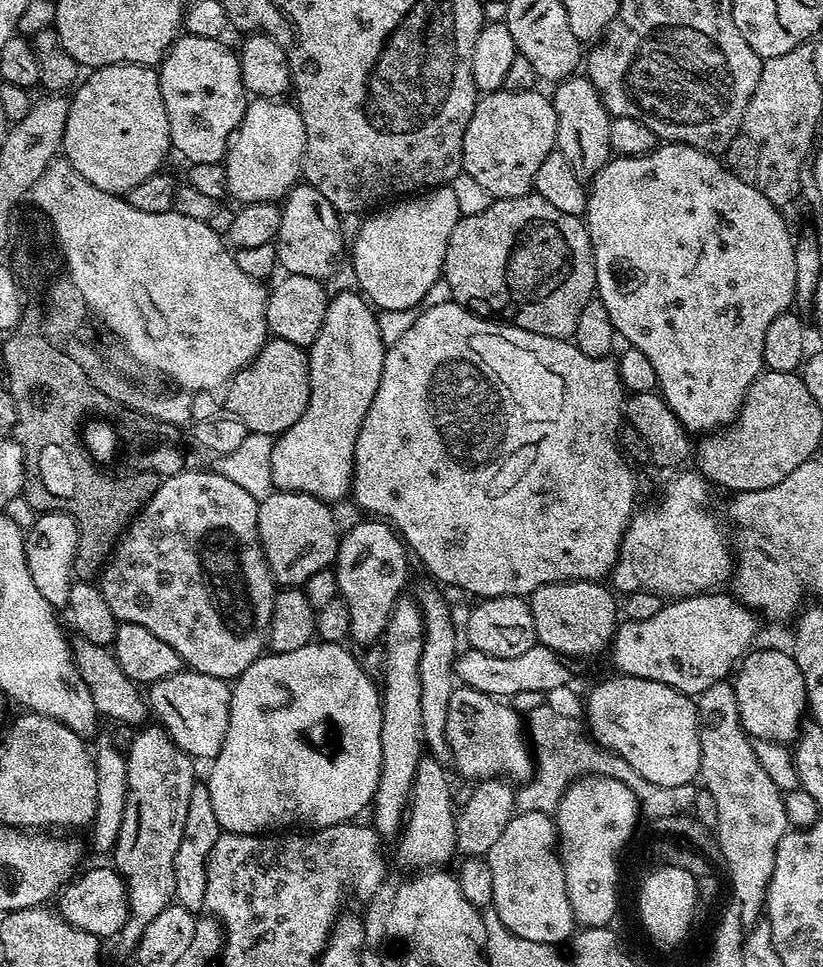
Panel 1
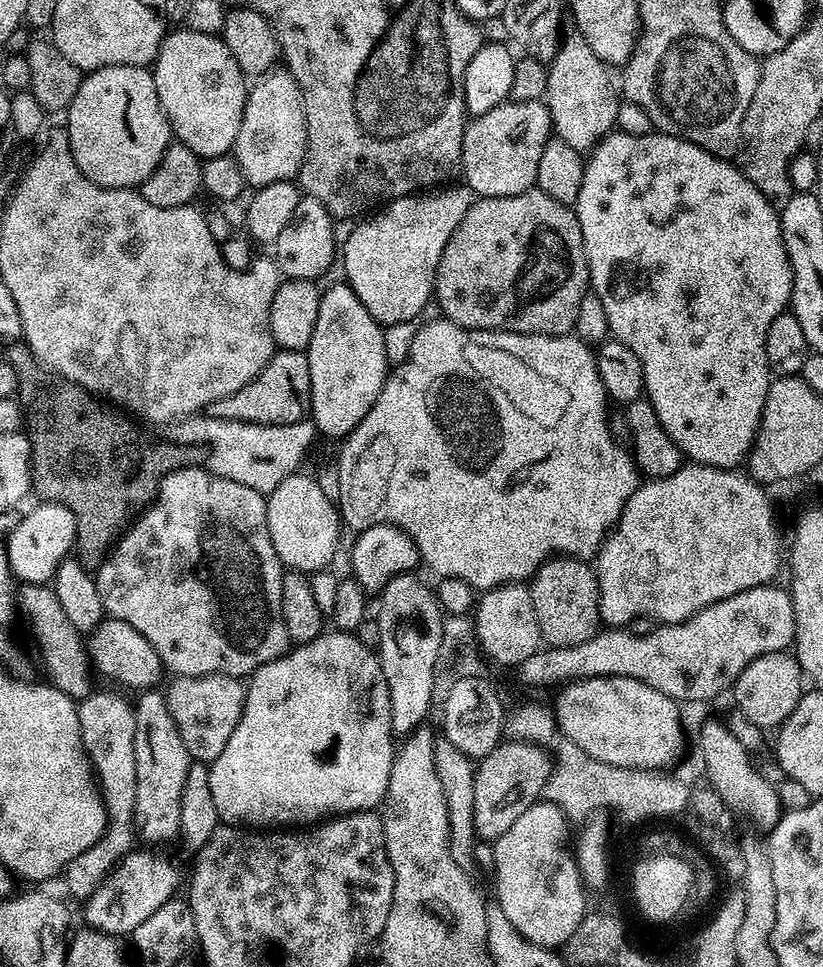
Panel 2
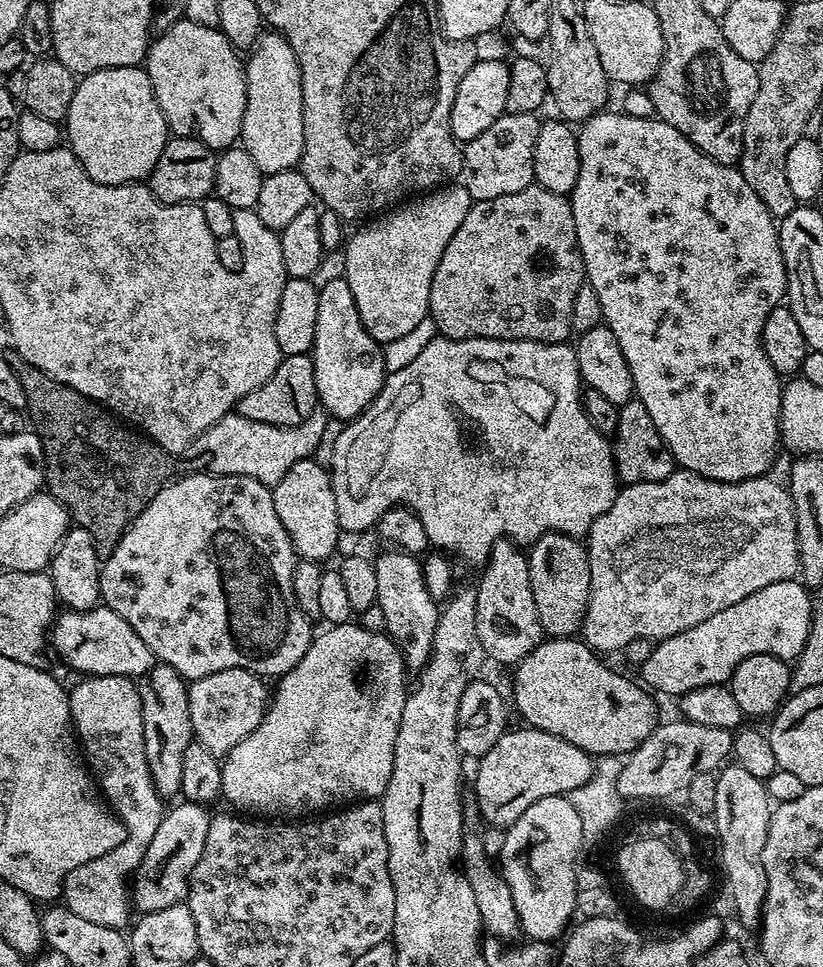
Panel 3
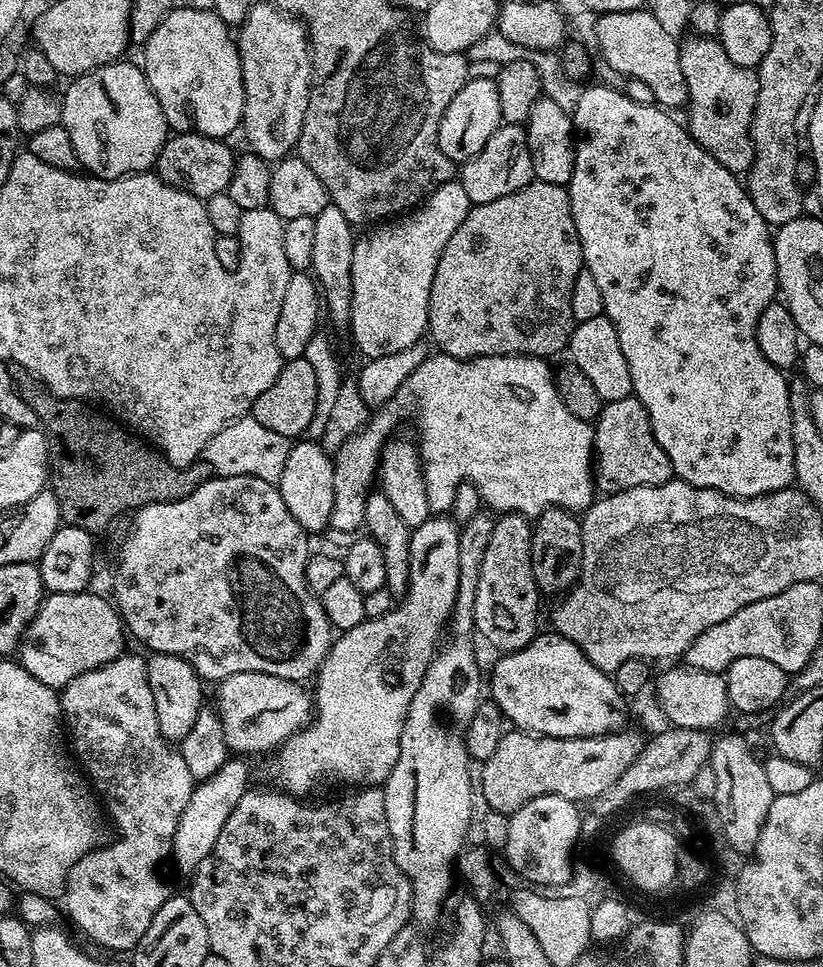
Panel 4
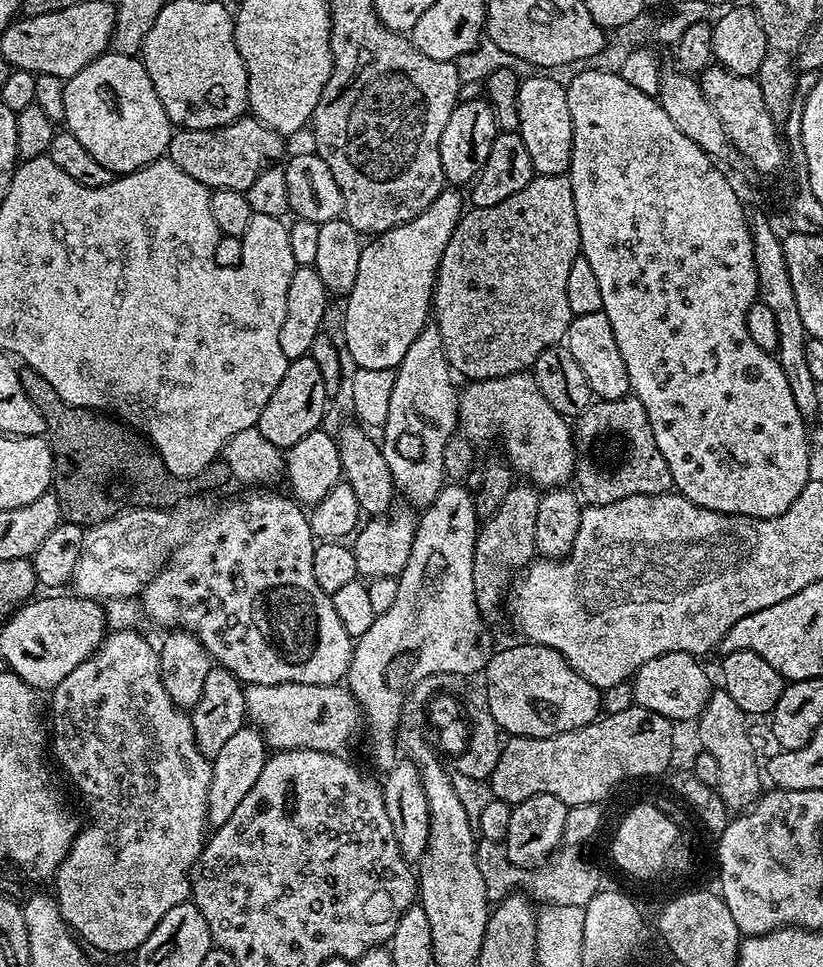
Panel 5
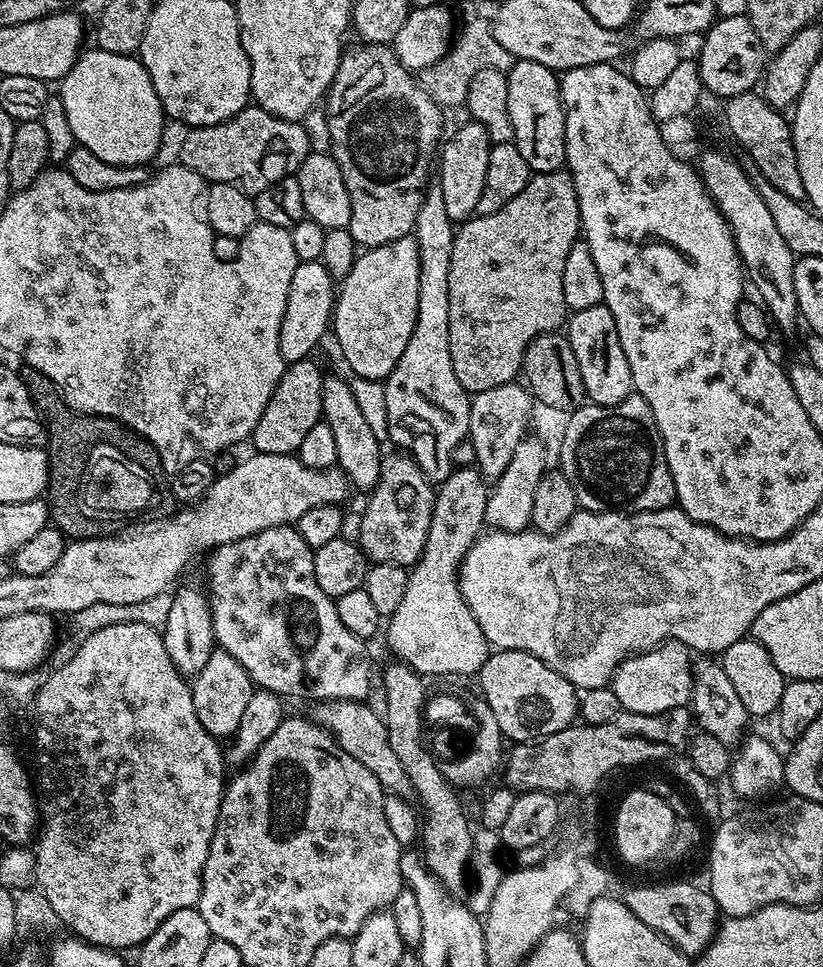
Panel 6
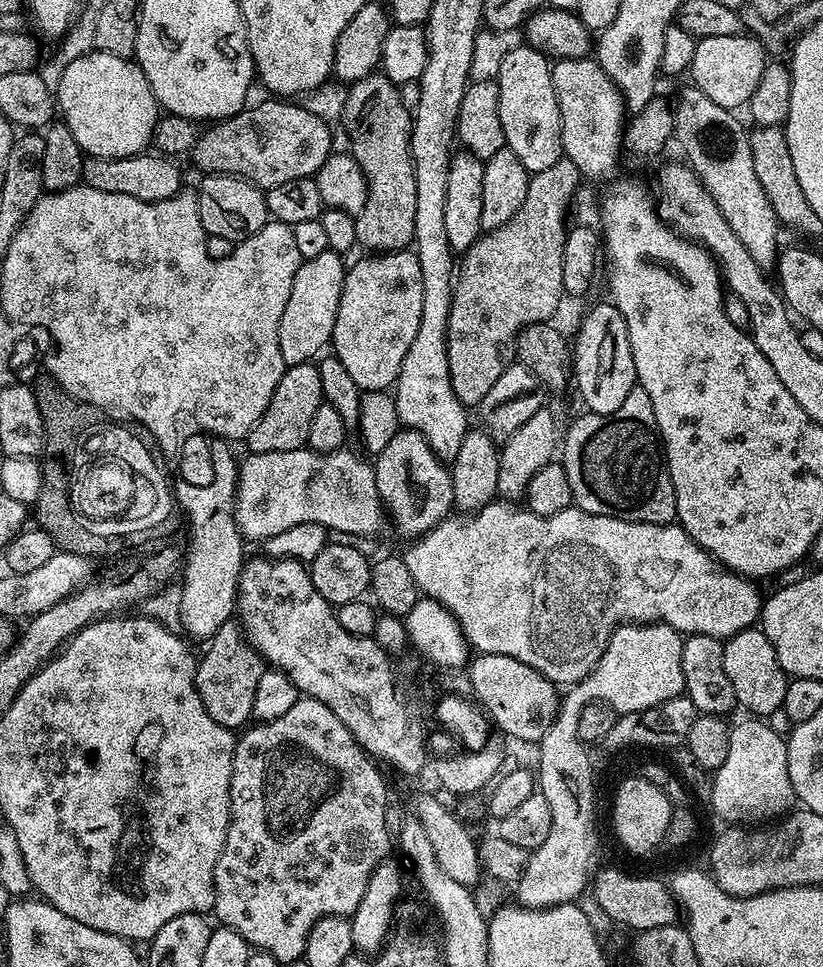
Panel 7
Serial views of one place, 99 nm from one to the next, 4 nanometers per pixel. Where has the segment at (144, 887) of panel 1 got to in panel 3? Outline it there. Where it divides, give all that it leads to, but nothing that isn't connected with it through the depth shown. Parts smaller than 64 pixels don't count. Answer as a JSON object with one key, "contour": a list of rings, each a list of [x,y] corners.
{"contour":[[[153,663],[152,669],[139,681],[142,698],[142,734],[146,742],[146,760],[150,766],[150,778],[162,798],[180,796],[182,786],[182,760],[186,758],[186,746],[194,743],[188,701],[189,681],[174,670],[174,666]]]}

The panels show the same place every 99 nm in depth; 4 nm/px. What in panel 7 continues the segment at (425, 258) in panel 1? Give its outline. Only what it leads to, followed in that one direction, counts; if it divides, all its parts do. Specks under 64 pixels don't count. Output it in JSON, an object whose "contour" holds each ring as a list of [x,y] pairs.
{"contour":[[[412,250],[365,257],[345,271],[330,348],[359,388],[366,392],[383,392],[395,385],[402,358],[406,358],[406,350],[410,350],[410,342],[414,342],[414,334],[418,334],[418,322],[422,322],[422,266],[418,266],[418,258]]]}

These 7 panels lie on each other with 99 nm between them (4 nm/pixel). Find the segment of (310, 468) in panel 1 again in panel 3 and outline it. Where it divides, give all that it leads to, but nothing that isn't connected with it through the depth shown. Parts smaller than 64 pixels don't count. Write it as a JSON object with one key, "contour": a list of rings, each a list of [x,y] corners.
{"contour":[[[344,279],[328,280],[319,285],[318,322],[314,326],[314,346],[311,358],[314,362],[314,382],[316,383],[316,399],[329,417],[347,422],[356,419],[374,402],[374,398],[384,385],[384,350],[362,326],[362,318],[358,314],[358,306],[354,302],[354,294],[350,294],[350,286]]]}

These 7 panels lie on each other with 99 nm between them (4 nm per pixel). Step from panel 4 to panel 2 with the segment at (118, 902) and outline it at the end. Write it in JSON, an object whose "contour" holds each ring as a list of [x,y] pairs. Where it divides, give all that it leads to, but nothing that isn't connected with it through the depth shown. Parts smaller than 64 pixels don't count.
{"contour":[[[93,691],[78,704],[78,722],[84,743],[84,752],[92,763],[93,773],[100,785],[100,797],[104,799],[104,809],[108,815],[108,829],[104,837],[90,850],[82,850],[78,858],[69,862],[62,873],[62,881],[68,892],[77,902],[88,899],[90,894],[112,872],[113,868],[133,851],[137,843],[136,823],[134,822],[134,722],[136,713],[133,705],[112,692]]]}

